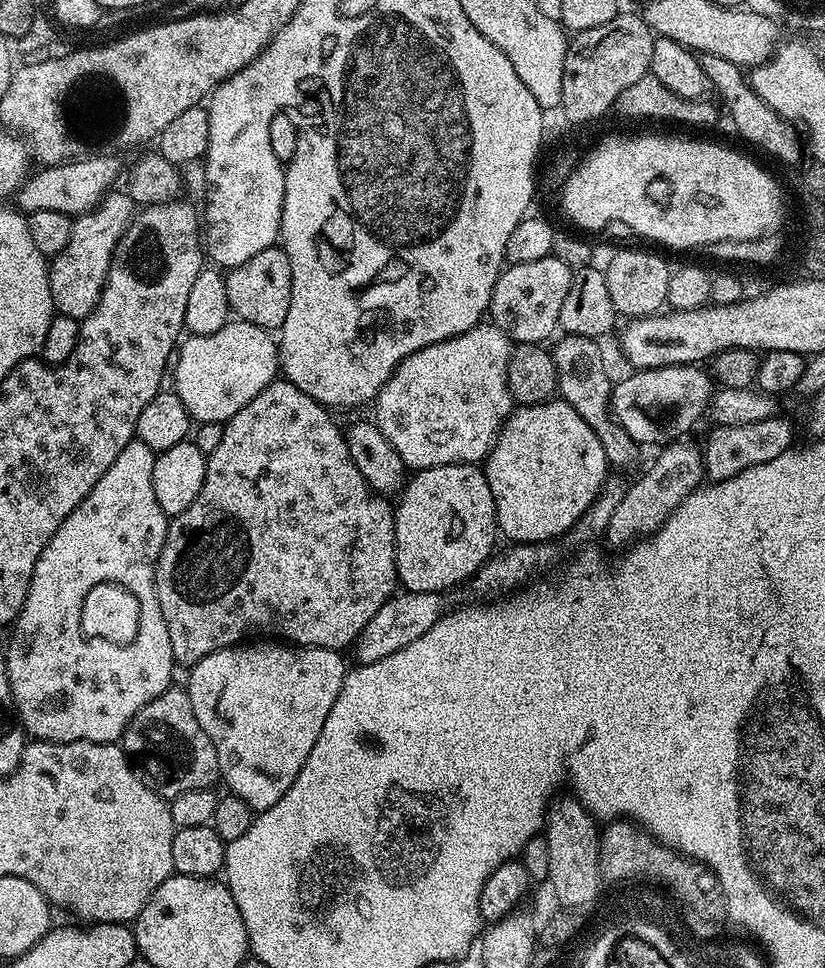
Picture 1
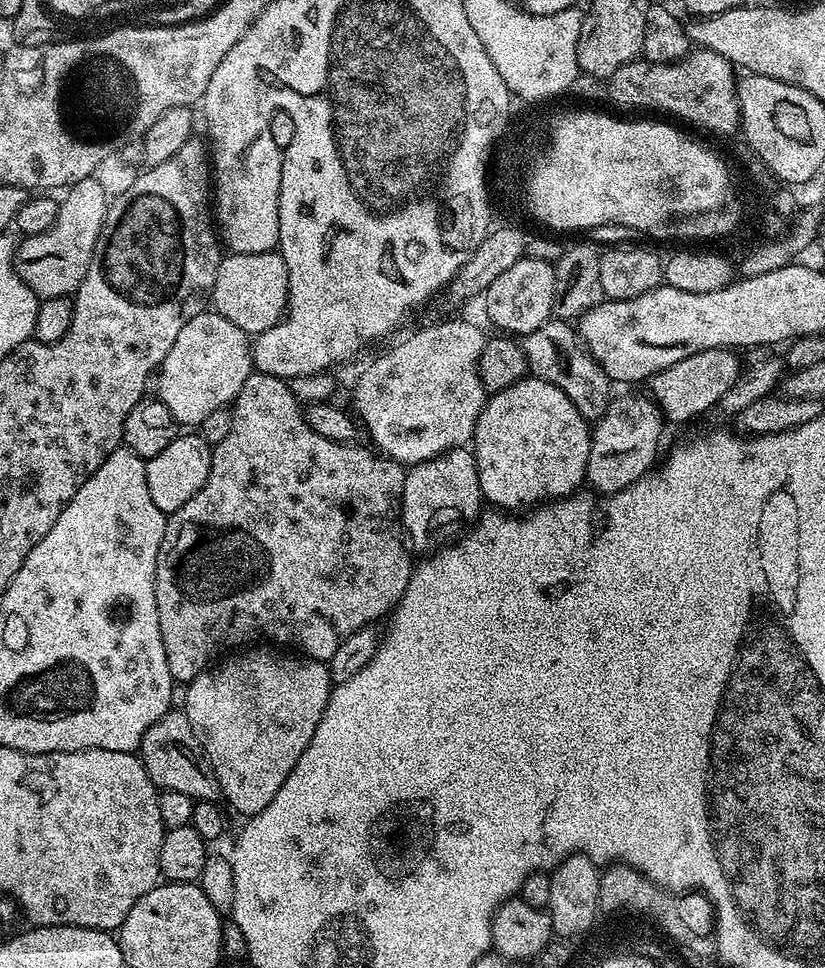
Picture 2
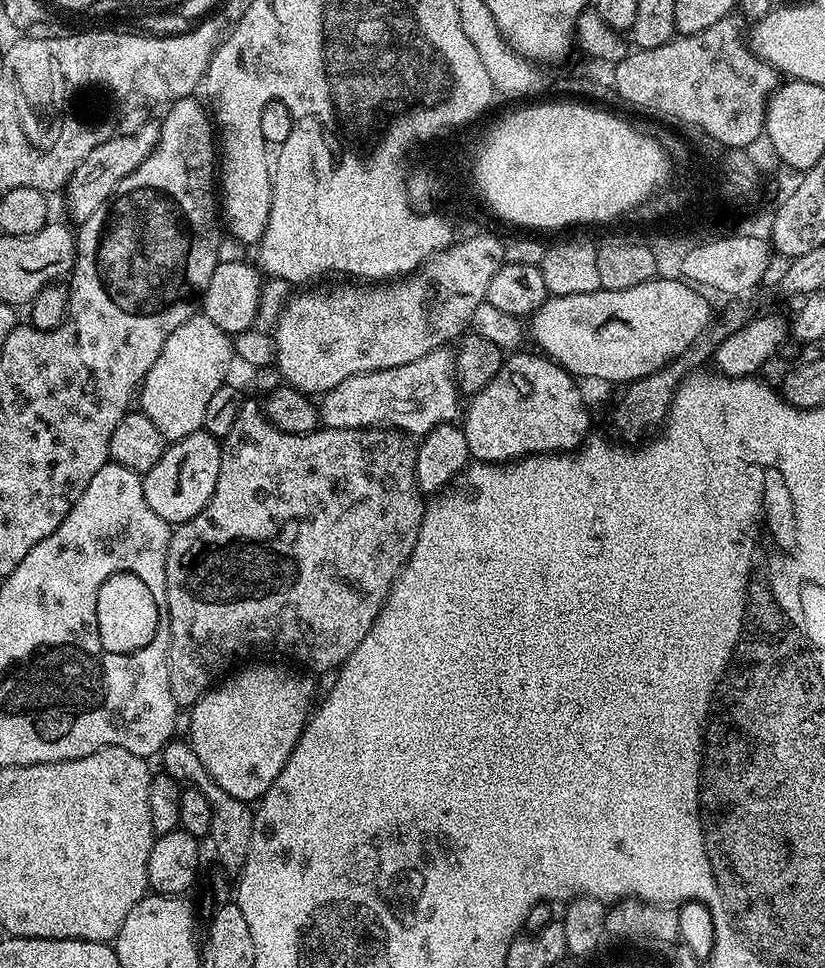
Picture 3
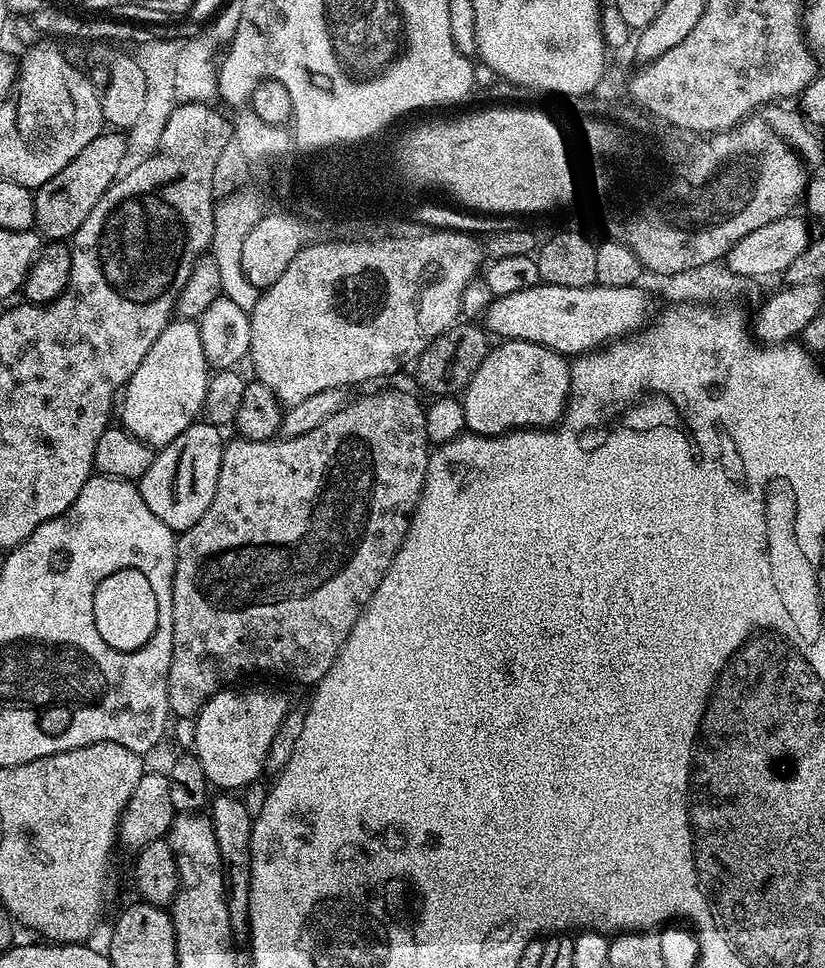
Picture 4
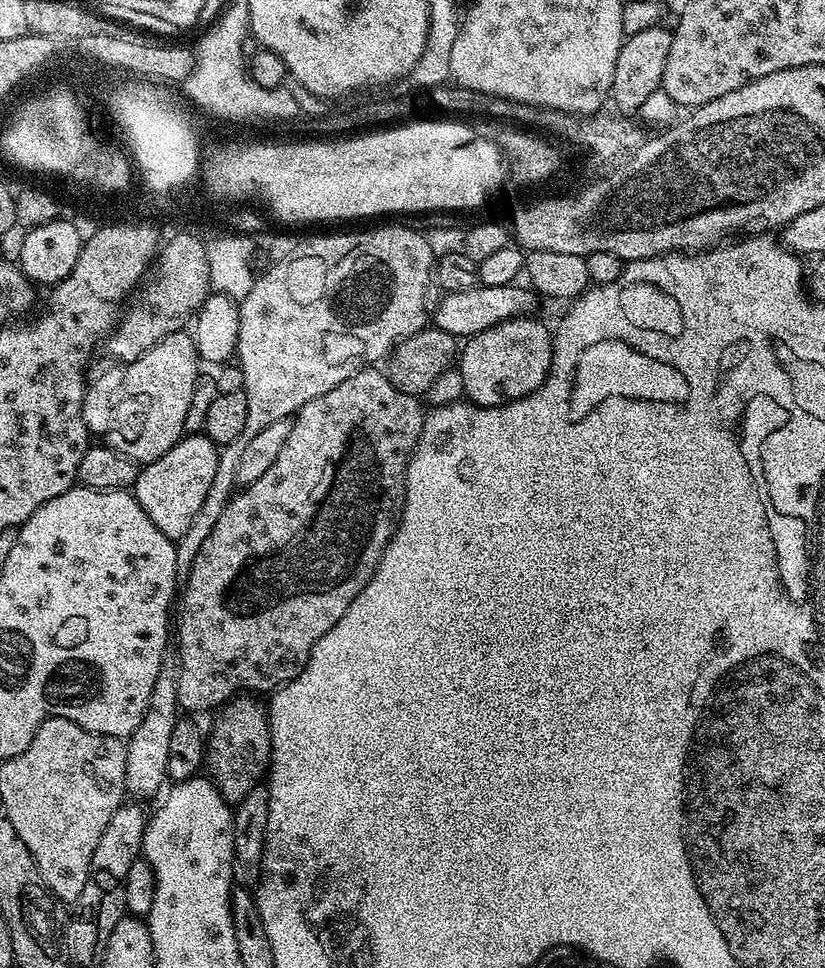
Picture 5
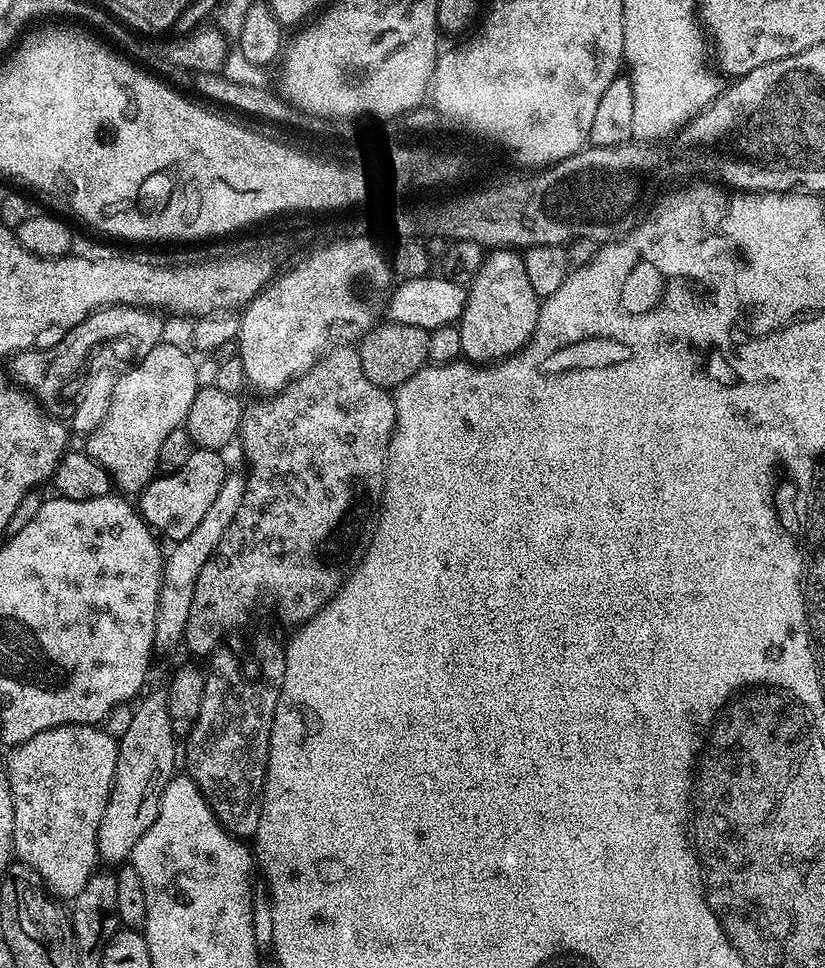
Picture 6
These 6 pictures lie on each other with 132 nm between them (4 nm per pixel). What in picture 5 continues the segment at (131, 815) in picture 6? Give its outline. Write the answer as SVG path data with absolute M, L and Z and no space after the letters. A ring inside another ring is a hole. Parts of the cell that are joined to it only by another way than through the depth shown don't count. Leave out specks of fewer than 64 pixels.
M165 659L164 667L161 668L158 674L158 682L154 682L154 691L150 693L150 702L146 706L146 714L142 718L142 722L138 722L138 726L131 736L127 737L128 753L126 754L124 786L129 797L152 796L156 791L159 793L165 787L168 774L166 757L168 757L170 747L170 733L174 730L178 719L176 665L177 661L175 659Z

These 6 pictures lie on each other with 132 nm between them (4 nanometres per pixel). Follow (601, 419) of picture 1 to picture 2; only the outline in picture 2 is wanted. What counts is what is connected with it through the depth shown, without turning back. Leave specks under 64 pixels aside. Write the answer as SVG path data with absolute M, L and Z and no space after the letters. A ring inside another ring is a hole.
M555 318L546 321L538 330L526 334L522 345L531 375L558 386L586 420L594 422L603 416L612 401L612 381L588 352L579 331L569 321Z

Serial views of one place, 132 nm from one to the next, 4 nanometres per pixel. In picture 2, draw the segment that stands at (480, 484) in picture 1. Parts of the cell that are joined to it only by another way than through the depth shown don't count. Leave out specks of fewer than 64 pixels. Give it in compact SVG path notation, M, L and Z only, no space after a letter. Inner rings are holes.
M467 447L452 448L426 462L413 464L405 471L400 518L407 543L415 551L417 548L418 551L427 553L435 549L441 542L449 539L448 532L454 531L459 524L467 525L475 521L481 511L482 493L478 466Z

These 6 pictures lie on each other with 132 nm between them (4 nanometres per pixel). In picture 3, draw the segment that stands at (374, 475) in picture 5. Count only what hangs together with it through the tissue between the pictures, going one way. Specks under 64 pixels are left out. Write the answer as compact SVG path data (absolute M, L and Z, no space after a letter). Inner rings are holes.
M244 403L238 410L238 418L234 418L234 426L230 426L230 434L222 437L218 482L214 486L214 494L210 502L194 519L175 525L168 543L166 558L168 587L166 602L170 618L168 677L170 694L174 694L177 709L191 709L192 705L201 700L205 692L229 671L227 668L239 656L248 656L251 652L277 652L280 656L289 656L294 663L309 668L313 674L339 669L340 665L345 664L350 658L350 654L358 650L358 642L366 638L370 626L374 626L384 605L384 599L404 568L404 563L410 558L414 550L414 542L418 542L418 530L422 526L425 507L425 497L416 481L416 444L405 433L388 426L373 426L371 428L321 427L310 434L286 434L267 420L264 409L259 403Z

